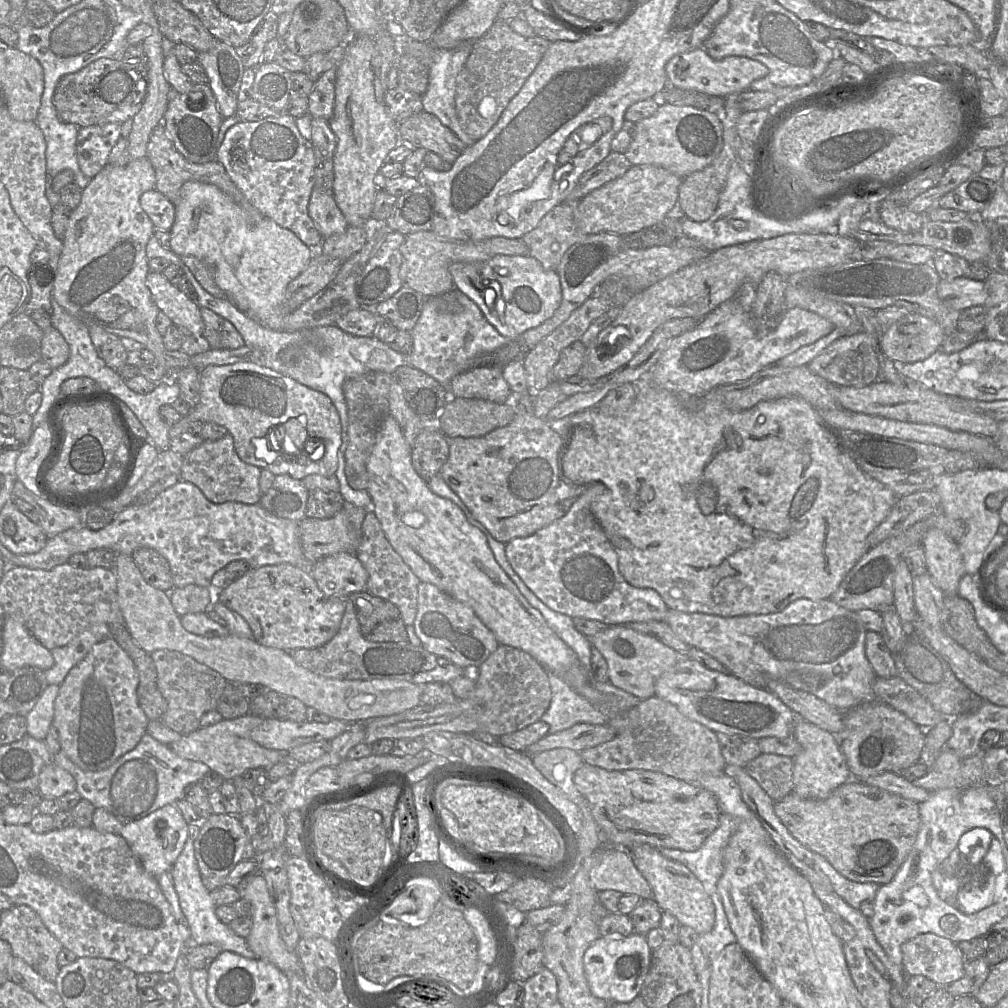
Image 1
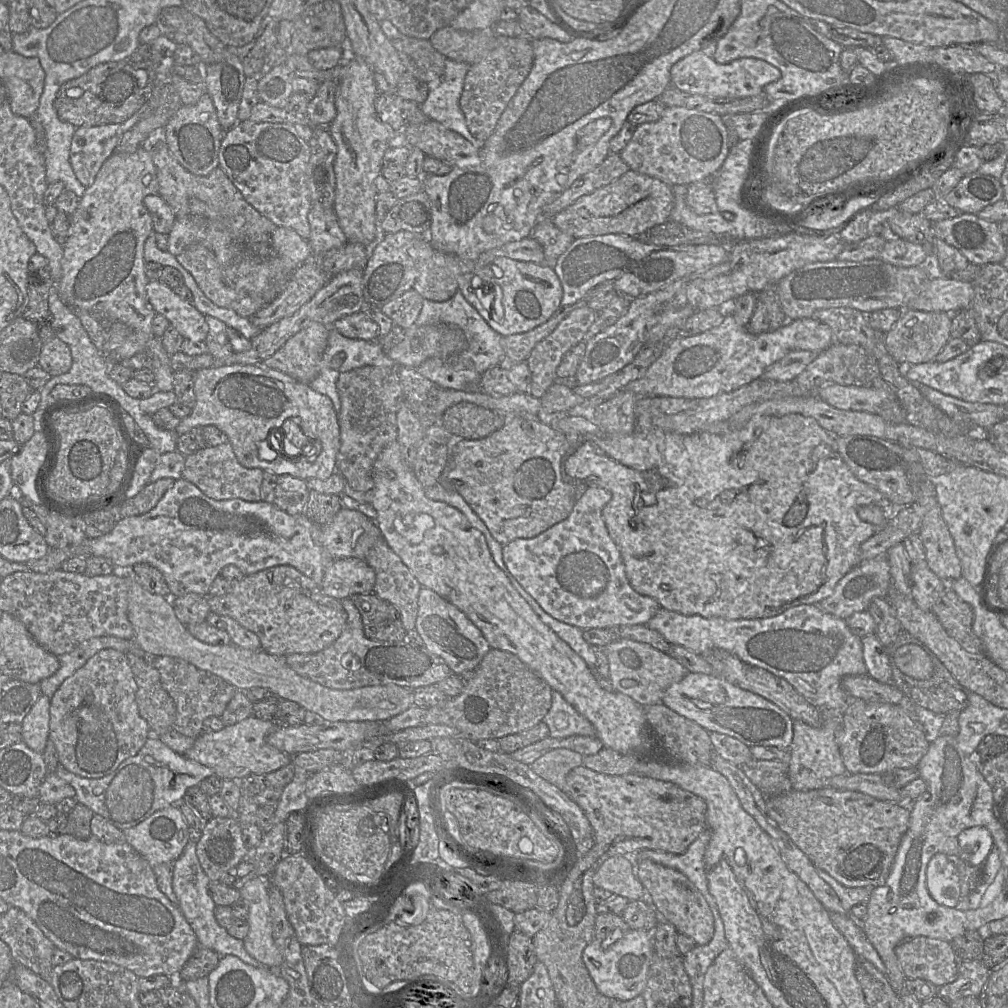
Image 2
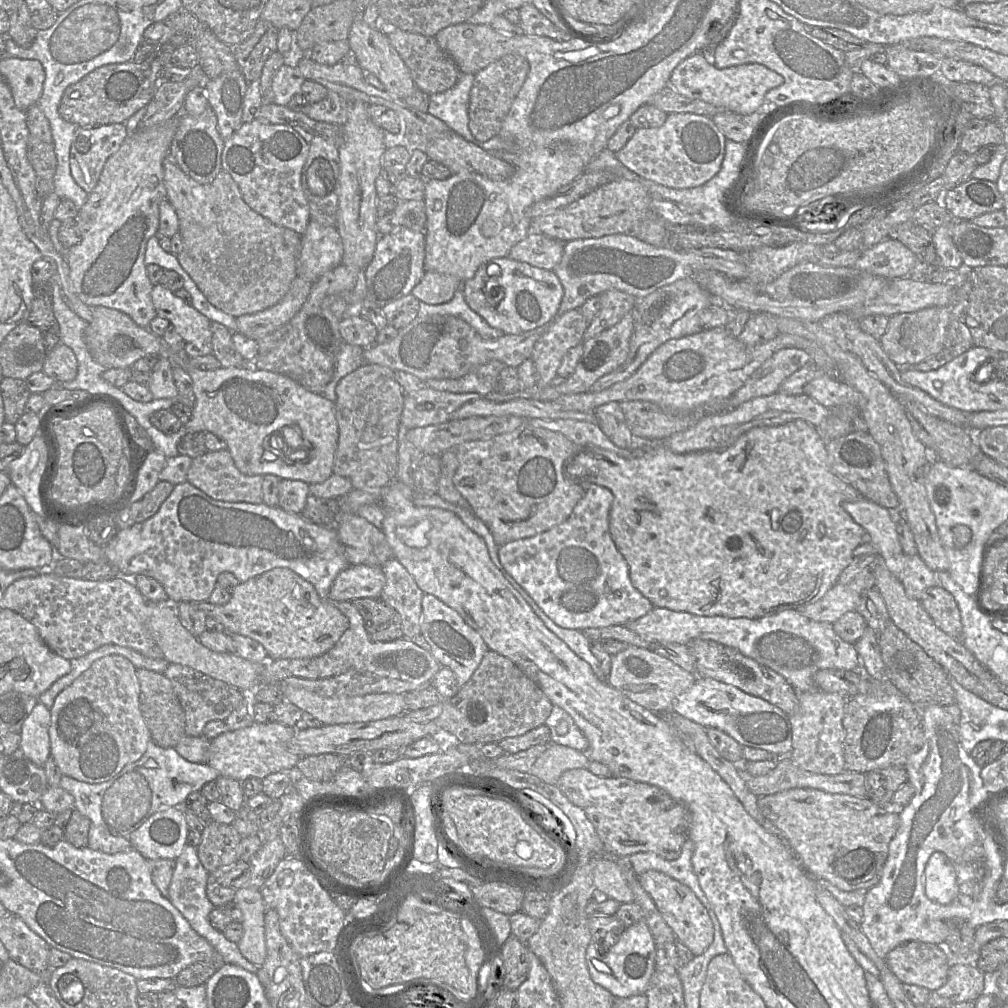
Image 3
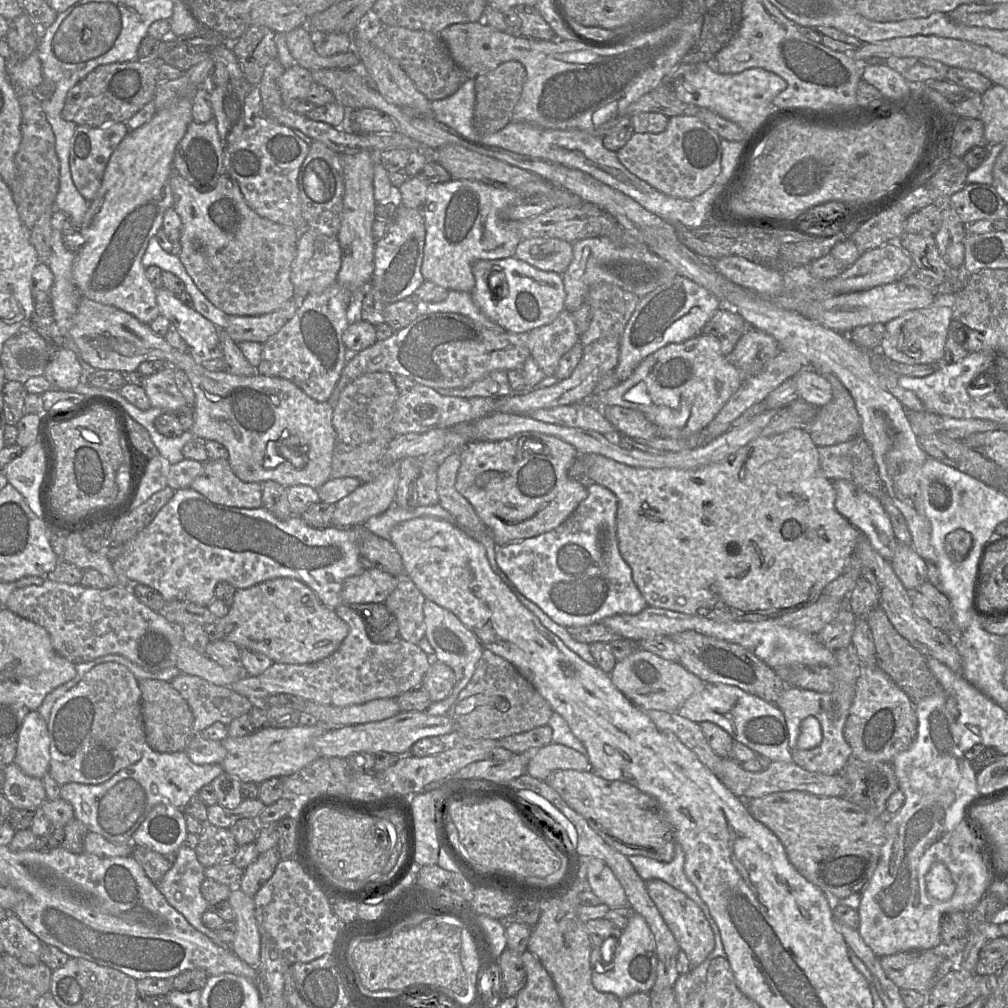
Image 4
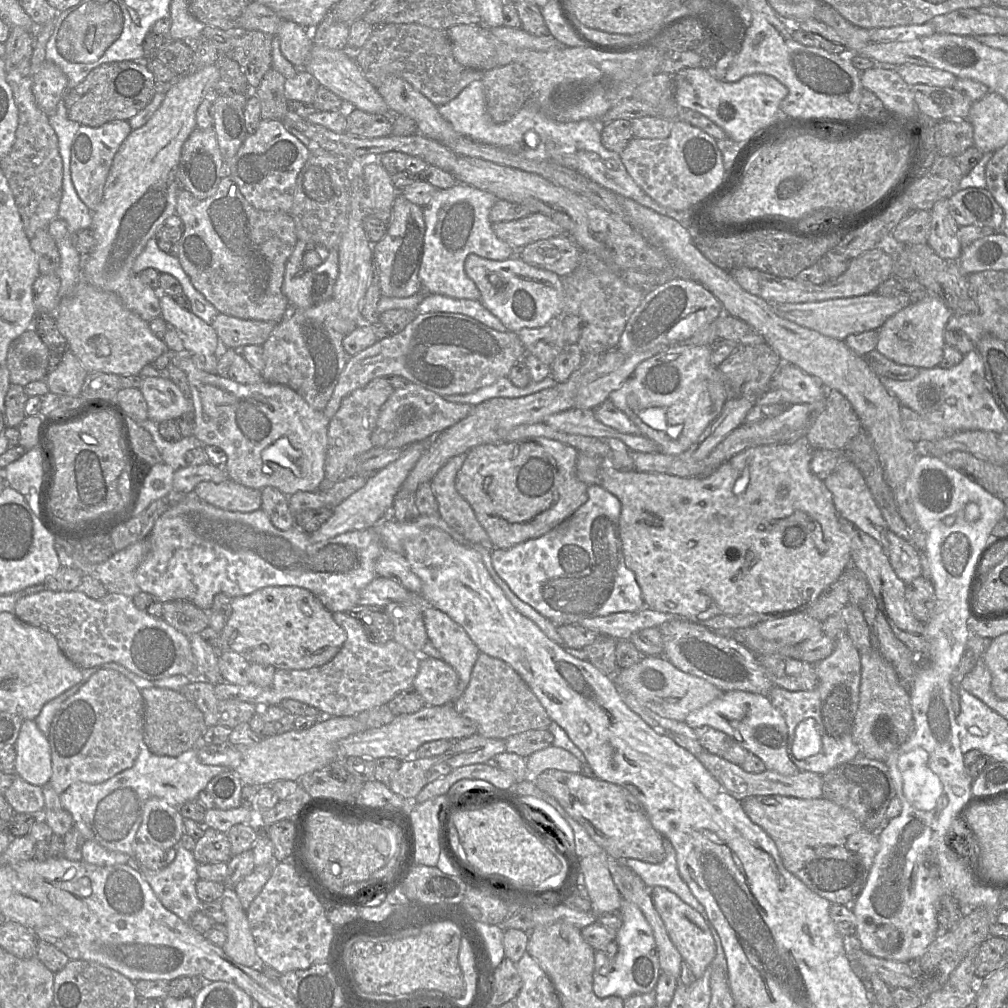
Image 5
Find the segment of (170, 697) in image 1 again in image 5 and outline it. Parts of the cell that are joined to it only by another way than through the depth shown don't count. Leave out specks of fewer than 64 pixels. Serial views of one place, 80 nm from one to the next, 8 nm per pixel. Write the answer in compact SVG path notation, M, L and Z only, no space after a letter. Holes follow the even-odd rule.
M196 681L185 685L180 691L202 712L207 728L222 725L233 729L241 723L249 722L260 710L252 703L217 698L214 686L207 681Z

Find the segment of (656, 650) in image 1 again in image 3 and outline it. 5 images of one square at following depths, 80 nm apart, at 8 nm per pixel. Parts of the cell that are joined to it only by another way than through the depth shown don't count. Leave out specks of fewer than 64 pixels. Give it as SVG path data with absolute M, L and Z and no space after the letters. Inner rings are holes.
M633 645L612 656L611 671L608 675L608 683L612 687L657 714L669 711L673 700L689 689L696 679L696 674L684 670L652 649Z

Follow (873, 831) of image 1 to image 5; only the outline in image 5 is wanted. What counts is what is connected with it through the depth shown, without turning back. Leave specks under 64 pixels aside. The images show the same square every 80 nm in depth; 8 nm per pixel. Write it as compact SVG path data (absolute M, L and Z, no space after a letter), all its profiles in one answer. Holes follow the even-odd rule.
M781 795L753 796L741 801L751 821L760 826L775 842L783 866L809 889L831 904L853 903L866 885L875 855L878 835L864 828L847 809L825 798L796 798Z

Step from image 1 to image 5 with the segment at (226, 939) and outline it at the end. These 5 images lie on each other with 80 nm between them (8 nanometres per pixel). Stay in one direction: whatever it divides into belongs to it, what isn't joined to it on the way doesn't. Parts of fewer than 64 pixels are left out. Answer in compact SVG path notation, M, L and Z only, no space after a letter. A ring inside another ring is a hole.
M180 841L173 848L176 858L166 868L157 871L138 868L163 906L190 925L191 918L199 912L202 904L196 891L200 879L198 862Z

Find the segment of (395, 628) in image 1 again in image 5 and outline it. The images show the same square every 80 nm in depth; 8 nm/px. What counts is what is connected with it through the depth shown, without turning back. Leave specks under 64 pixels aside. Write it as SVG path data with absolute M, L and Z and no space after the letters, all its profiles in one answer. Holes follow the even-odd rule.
M356 605L348 613L362 623L371 642L384 644L393 640L394 625L383 607Z

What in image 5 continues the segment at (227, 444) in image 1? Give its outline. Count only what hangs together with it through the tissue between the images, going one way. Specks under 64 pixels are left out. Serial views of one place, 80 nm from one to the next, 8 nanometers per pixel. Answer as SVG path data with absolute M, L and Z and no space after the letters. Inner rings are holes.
M228 478L221 483L202 481L193 492L203 501L232 512L249 513L261 508L262 493Z

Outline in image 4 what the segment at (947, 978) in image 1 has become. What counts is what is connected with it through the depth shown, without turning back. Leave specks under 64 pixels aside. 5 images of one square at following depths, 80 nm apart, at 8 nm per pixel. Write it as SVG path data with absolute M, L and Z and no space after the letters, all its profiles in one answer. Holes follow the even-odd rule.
M932 949L909 950L881 957L880 963L899 989L928 993L936 982L940 957Z

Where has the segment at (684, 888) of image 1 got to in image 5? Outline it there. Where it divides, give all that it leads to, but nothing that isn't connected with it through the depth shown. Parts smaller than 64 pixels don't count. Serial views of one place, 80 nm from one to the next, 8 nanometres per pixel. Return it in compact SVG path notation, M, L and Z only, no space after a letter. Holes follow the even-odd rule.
M665 887L651 888L651 896L668 936L680 953L682 960L688 965L695 979L700 978L716 956L716 944L706 922L699 912Z

